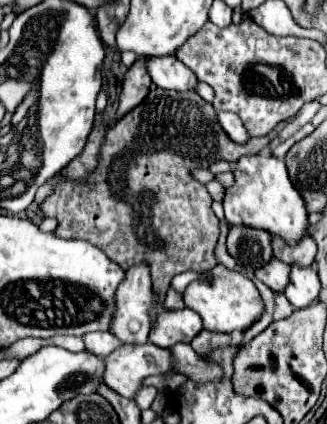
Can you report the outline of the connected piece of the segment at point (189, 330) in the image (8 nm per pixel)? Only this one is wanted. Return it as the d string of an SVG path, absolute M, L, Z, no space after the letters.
M190 308L160 310L150 330L150 342L160 348L172 348L176 342L192 342L202 330L202 320Z

